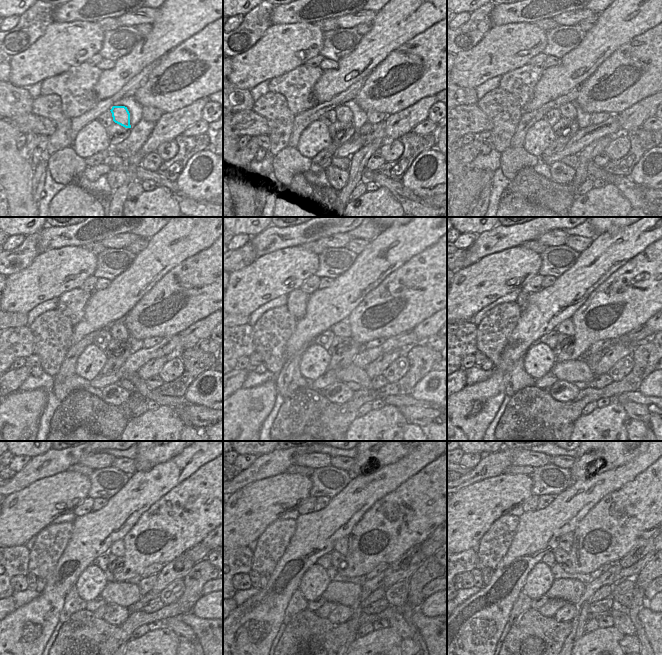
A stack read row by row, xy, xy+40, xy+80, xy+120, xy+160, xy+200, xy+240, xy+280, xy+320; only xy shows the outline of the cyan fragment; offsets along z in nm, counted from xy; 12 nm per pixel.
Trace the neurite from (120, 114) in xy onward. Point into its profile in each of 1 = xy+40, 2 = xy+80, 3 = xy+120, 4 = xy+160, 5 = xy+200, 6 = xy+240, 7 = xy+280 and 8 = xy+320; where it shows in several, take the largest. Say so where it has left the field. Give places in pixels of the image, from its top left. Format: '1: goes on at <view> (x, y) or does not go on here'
1: goes on at xy+40 (343, 113)
2: goes on at xy+80 (567, 110)
3: goes on at xy+120 (118, 331)
4: goes on at xy+160 (342, 328)
5: goes on at xy+200 (566, 327)
6: goes on at xy+240 (117, 548)
7: goes on at xy+280 (341, 546)
8: goes on at xy+320 (565, 543)

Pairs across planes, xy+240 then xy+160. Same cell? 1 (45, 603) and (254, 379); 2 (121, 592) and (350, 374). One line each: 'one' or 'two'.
1: two
2: one

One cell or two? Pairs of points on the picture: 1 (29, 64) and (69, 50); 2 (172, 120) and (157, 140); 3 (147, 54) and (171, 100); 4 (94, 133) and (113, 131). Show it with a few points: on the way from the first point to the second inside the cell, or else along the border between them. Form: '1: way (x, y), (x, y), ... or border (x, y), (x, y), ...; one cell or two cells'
1: way (39, 62), (59, 50); one cell
2: way (169, 125), (159, 135); one cell
3: border (180, 44), (160, 57); two cells
4: border (104, 129), (110, 147); two cells

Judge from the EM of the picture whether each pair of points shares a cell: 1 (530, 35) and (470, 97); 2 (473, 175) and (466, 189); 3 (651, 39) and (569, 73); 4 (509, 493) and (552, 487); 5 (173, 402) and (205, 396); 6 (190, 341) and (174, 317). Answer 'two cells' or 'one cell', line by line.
1: two cells
2: one cell
3: two cells
4: two cells
5: two cells
6: two cells

